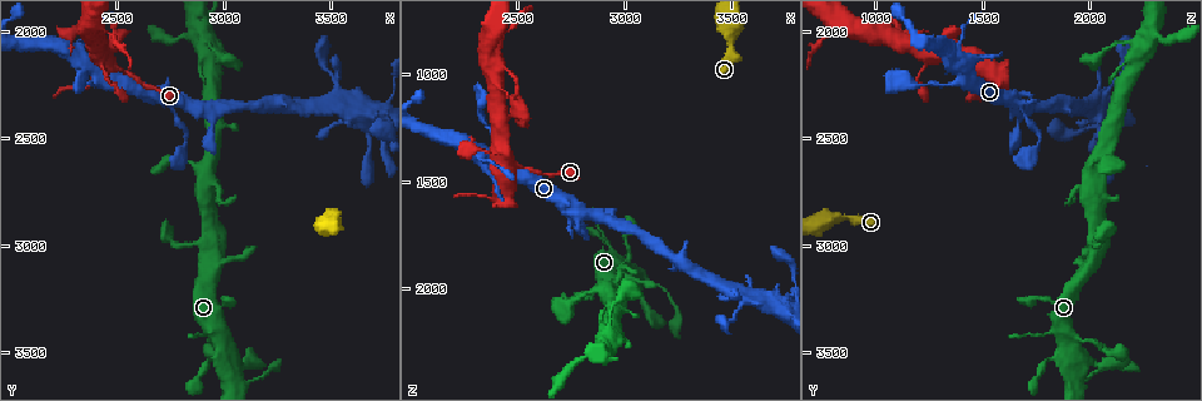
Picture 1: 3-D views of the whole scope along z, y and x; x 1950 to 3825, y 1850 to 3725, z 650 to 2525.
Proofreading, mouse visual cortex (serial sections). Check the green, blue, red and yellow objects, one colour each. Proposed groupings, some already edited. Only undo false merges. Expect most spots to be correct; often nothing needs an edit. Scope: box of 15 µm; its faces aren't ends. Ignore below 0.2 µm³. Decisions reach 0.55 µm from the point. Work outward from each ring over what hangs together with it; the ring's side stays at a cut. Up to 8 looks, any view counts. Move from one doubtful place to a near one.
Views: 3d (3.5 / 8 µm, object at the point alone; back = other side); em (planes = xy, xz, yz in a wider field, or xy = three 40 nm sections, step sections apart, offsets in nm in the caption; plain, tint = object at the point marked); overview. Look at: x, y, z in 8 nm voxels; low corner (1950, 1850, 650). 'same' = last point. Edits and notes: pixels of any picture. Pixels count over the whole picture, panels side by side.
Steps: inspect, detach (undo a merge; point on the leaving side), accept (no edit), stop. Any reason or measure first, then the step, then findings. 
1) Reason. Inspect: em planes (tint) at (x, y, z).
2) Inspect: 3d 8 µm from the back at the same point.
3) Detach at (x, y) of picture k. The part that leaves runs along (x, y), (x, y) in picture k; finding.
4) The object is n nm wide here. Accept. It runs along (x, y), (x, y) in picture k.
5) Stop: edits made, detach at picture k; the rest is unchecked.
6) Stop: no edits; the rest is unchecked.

Narrows sharply. Inspect: 3d 3.5 µm at (2710, 2290, 1620).

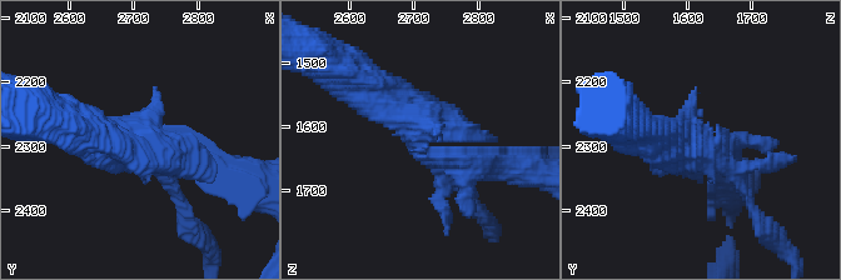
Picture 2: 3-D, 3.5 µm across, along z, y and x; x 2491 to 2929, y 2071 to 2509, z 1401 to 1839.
Inspect: em xy step 5 (tint) at (2700, 2305, 1620).

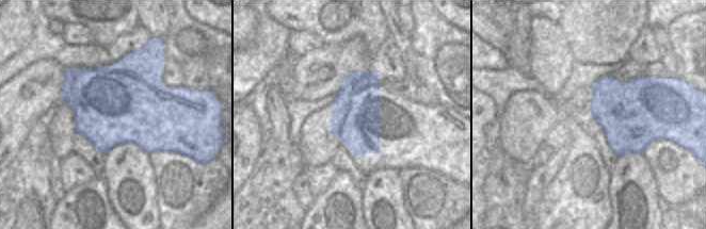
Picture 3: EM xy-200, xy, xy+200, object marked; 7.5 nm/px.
The object is 360 nm wide here. Accept. It runs along (362, 84), (427, 158), (488, 164) in picture 2; one cell here.

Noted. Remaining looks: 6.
Abrupt turn. Inspect: 3d 3.5 µm at (2850, 2010, 2300).

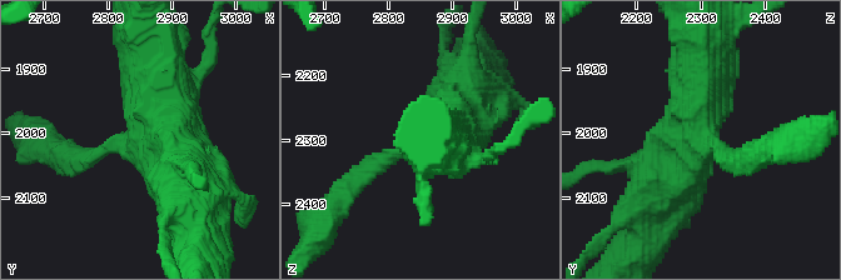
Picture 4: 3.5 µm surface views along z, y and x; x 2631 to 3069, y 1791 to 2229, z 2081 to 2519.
Now the EM. Inspect: em xy step 5 (tint) at (2850, 2015, 2295).

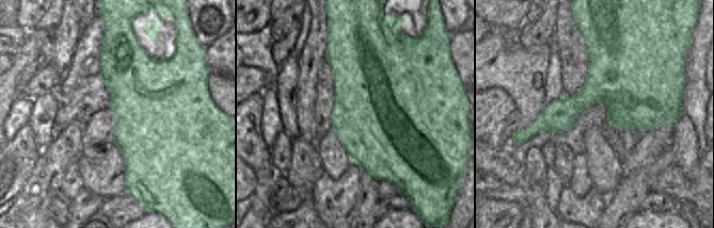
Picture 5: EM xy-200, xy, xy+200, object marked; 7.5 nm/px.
Accept. It runs along (195, 208), (142, 66) in picture 4; continuous, no second cell.

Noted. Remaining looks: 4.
Thick turns thin. Inspect: 3d 8 µm at (3070, 3650, 1950).

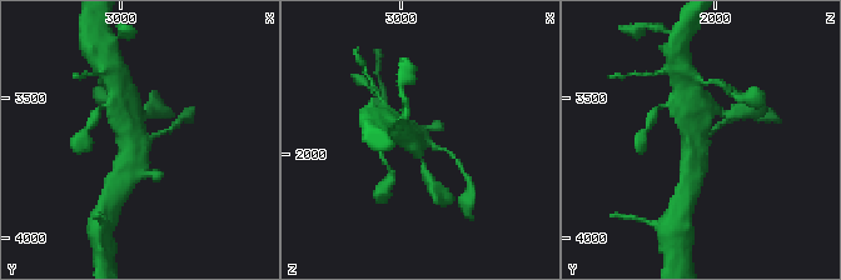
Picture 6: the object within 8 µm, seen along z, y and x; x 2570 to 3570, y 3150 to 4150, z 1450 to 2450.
Inspect: em xy step 2 (tint) at (3050, 3640, 1940).

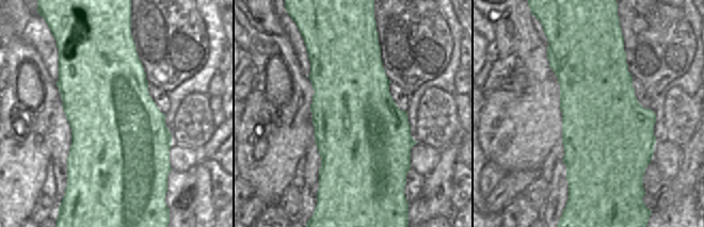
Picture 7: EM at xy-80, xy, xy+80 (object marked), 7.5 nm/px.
Accept. It runs along (127, 101), (139, 139), (168, 130) in picture 6; all the same cell.

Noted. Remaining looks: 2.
Stop: no edits; the rest is unchecked.

